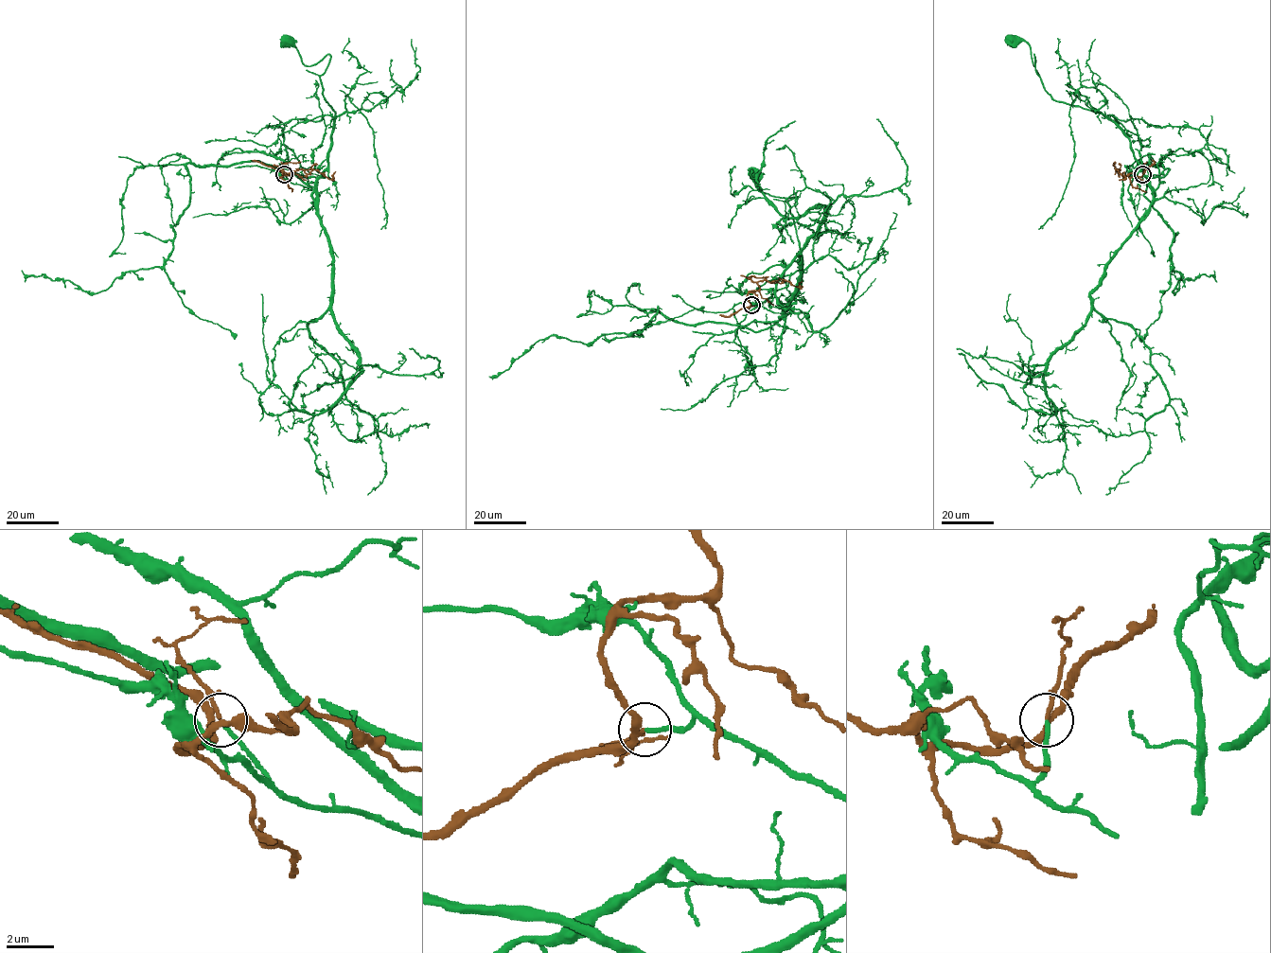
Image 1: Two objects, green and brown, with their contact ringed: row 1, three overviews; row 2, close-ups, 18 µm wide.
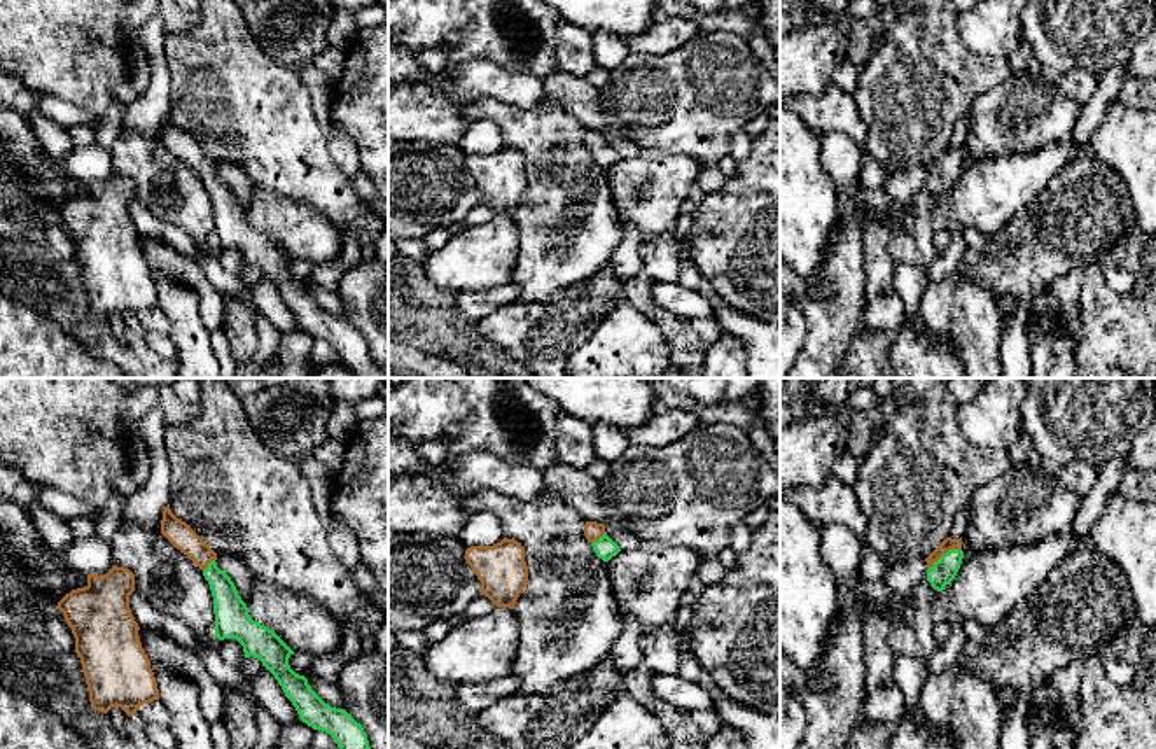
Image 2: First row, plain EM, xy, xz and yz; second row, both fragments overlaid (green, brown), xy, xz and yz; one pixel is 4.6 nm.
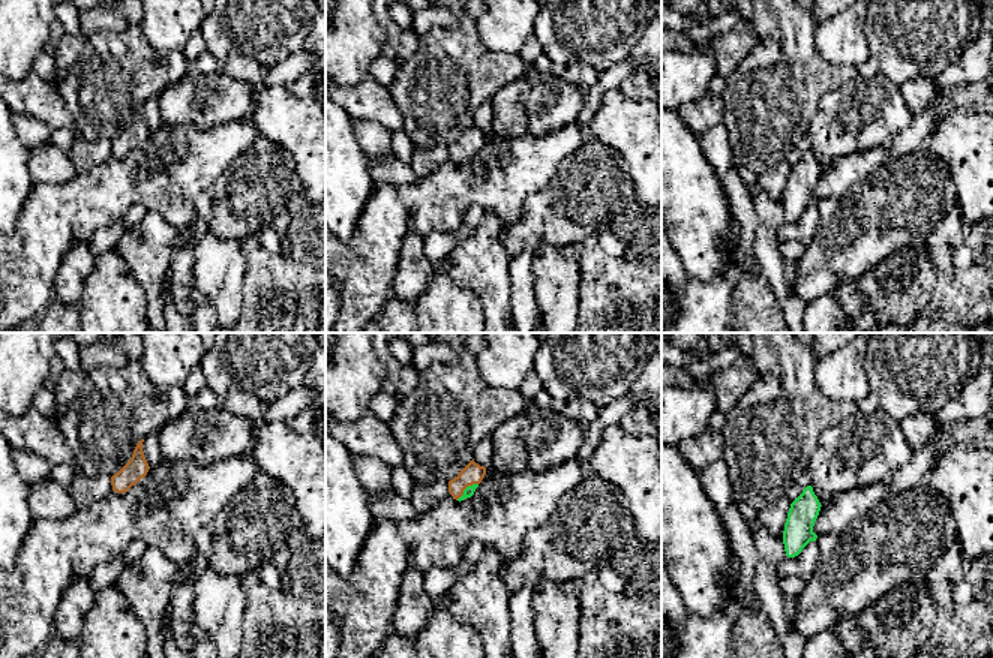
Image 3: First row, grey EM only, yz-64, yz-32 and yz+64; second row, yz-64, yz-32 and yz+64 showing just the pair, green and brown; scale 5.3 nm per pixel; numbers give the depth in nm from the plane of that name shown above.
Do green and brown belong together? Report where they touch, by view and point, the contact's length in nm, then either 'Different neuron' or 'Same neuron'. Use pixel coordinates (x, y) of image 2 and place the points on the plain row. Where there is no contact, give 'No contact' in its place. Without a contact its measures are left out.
Touches green at yz (945, 161). Shared border 180 nm. Different neuron

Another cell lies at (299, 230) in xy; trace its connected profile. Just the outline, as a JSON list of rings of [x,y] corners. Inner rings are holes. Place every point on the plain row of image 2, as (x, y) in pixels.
[[[252,187],[248,222],[273,238],[294,261],[331,262],[341,248],[341,233],[313,206],[283,194]]]

